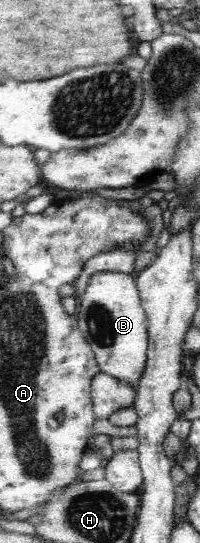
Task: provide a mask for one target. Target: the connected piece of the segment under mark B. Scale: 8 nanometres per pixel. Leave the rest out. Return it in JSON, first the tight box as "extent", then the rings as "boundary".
{"extent":[77,269,149,387],"boundary":[[[103,269],[92,274],[88,280],[77,317],[77,325],[95,353],[100,372],[125,379],[134,387],[138,387],[138,381],[146,365],[149,345],[147,316],[141,303],[135,274]]]}

